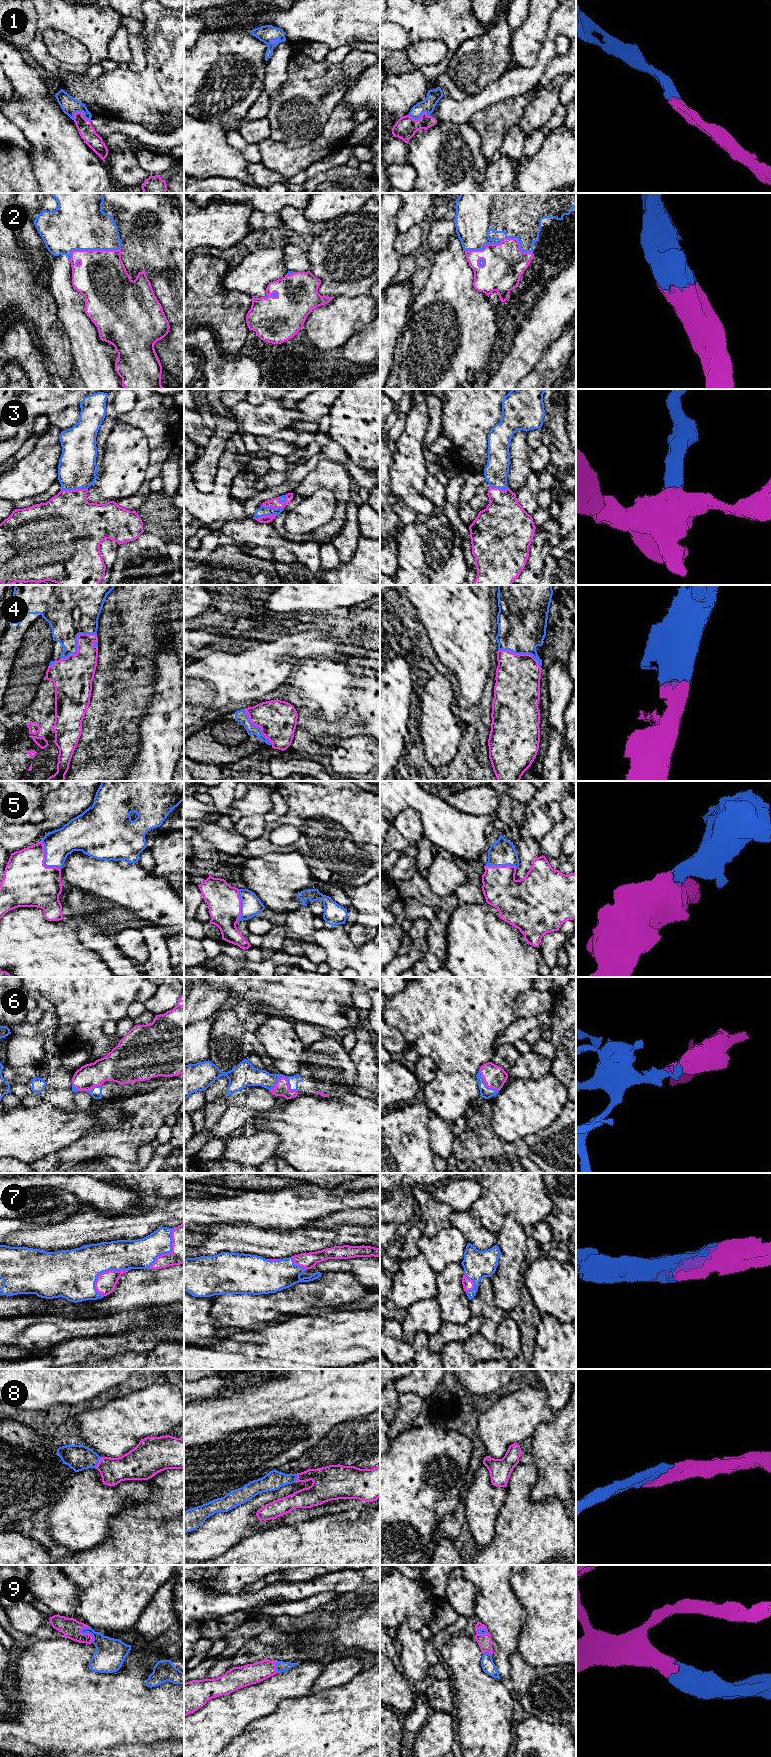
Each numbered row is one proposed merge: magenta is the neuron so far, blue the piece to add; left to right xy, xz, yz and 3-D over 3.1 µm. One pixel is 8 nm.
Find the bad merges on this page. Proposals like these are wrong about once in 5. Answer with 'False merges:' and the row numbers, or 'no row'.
False merges: no row

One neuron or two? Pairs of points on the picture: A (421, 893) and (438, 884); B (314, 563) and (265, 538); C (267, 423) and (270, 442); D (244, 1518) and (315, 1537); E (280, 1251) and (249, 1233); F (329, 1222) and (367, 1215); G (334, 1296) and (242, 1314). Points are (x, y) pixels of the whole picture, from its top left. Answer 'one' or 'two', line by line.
A: two
B: one
C: two
D: two
E: one
F: one
G: one

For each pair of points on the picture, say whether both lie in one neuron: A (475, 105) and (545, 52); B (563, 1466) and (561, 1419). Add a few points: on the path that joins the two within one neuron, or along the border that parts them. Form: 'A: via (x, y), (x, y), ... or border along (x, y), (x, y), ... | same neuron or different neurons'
A: via (494, 93), (517, 80), (526, 79), (534, 71) | same neuron
B: via (563, 1454), (563, 1431) | same neuron

